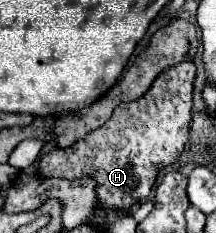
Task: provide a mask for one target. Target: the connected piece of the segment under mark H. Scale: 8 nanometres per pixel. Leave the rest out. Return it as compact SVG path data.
M181 62L161 72L151 88L133 102L121 102L111 118L97 130L85 134L71 148L51 148L45 152L37 166L37 176L45 178L93 178L97 182L97 214L109 208L133 212L133 206L149 198L161 168L173 164L189 138L191 98L193 98L195 64Z

